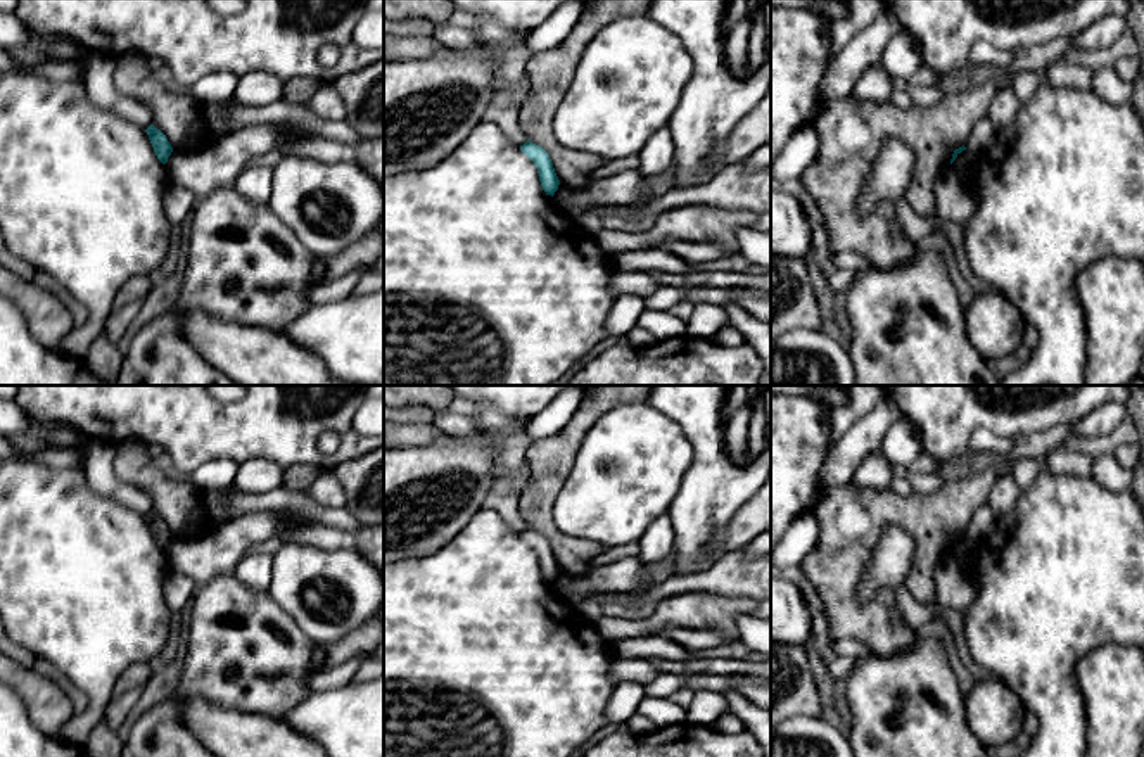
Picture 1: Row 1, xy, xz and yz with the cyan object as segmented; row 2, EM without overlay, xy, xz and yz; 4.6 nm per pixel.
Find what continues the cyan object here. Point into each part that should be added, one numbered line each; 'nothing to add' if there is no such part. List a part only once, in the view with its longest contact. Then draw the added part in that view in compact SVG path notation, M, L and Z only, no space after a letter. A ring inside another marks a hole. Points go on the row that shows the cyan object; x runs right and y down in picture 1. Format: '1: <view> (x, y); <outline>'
nothing to add

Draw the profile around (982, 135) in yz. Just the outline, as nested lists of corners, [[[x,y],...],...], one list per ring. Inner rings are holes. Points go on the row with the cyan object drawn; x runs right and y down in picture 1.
[[[988,114],[982,116],[980,119],[975,121],[964,142],[966,150],[975,157],[987,152],[994,145],[995,133],[997,128],[990,121]]]

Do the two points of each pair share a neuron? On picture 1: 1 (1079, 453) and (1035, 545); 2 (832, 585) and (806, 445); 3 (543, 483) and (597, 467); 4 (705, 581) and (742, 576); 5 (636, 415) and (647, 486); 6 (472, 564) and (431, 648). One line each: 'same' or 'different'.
1: different
2: different
3: different
4: same
5: same
6: same

